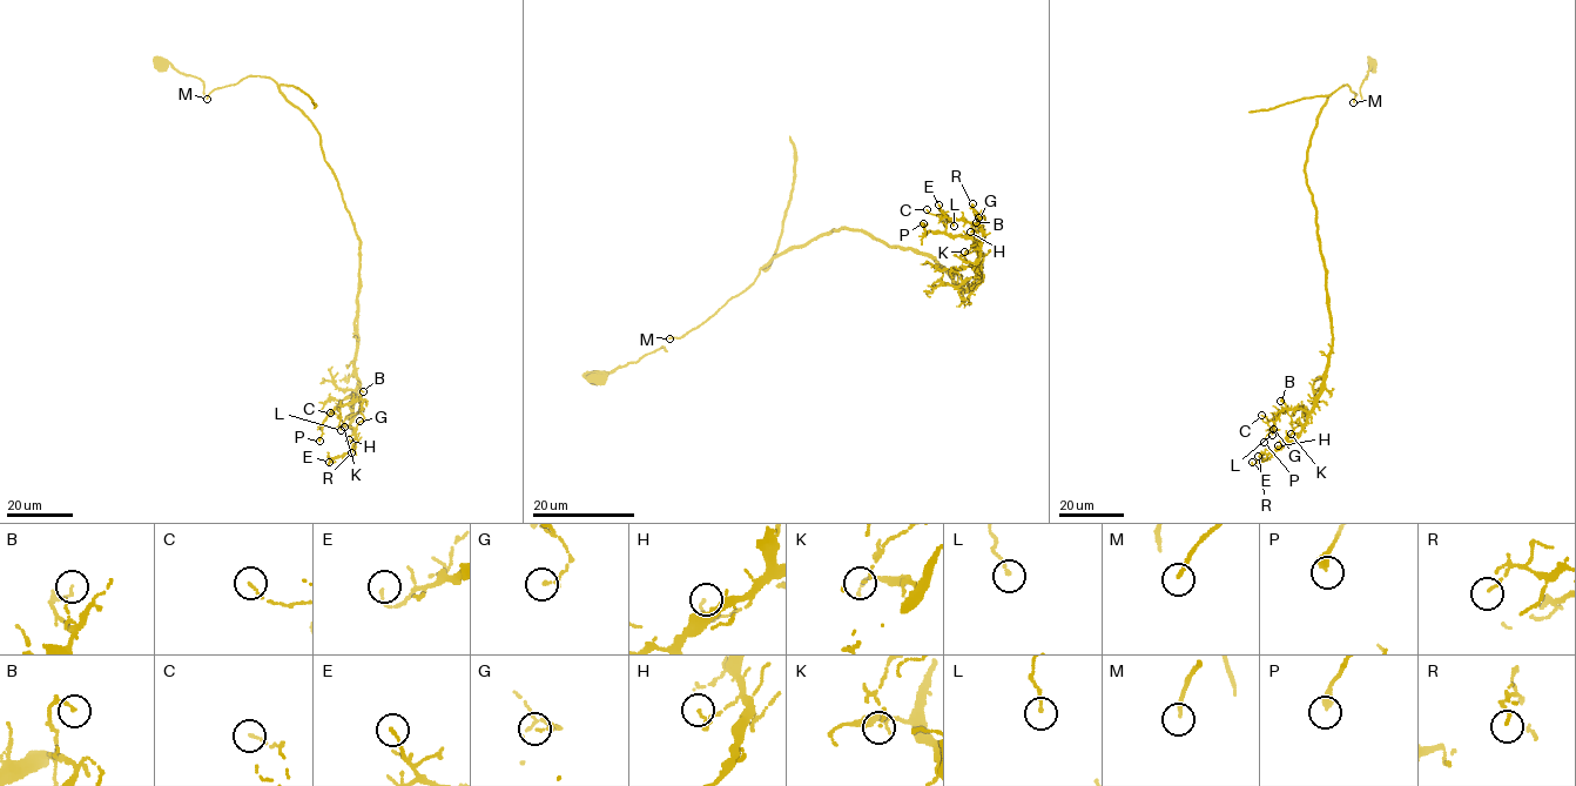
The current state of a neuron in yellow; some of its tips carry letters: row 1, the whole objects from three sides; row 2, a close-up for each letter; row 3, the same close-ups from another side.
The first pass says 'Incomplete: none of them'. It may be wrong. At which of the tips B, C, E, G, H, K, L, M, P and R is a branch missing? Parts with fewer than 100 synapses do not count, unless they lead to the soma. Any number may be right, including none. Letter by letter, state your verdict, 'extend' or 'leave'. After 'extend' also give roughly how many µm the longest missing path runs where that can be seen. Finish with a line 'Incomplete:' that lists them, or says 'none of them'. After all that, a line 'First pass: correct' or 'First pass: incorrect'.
B: leave
C: leave
E: leave
G: leave
H: leave
K: leave
L: leave
M: leave
P: leave
R: leave
Incomplete: none of them
First pass: correct

